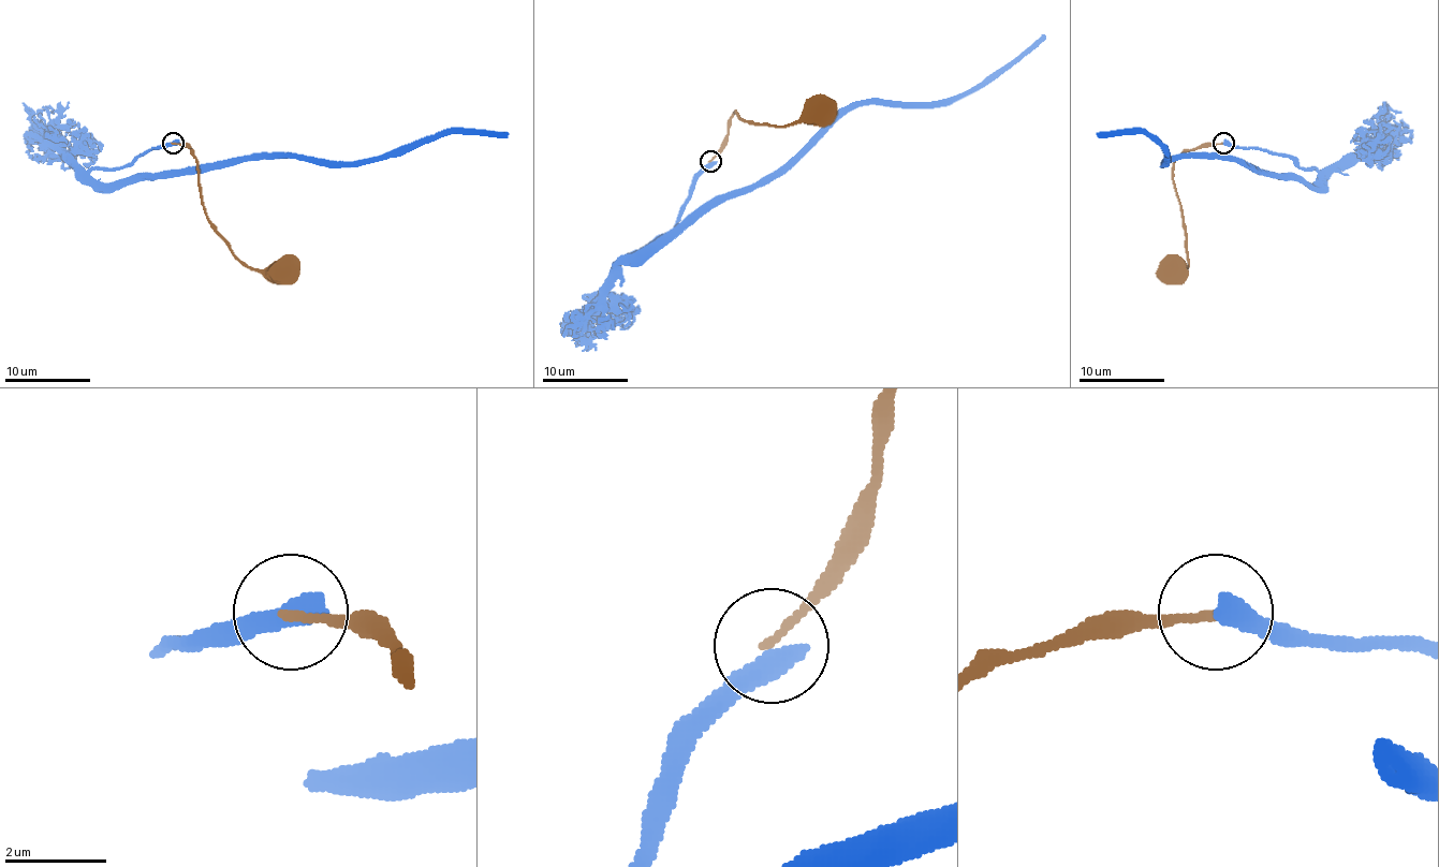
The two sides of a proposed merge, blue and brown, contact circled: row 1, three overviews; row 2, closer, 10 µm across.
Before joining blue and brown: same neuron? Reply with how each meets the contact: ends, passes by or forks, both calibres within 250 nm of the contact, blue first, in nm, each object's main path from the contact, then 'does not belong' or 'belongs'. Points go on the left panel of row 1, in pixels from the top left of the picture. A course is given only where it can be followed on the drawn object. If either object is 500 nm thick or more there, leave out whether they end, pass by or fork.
550/150 nm | blue via (173, 143), (88, 175), (106, 184), (130, 184), (244, 160), (299, 156), (368, 162), (455, 132), (509, 134) | brown via (173, 143), (190, 149), (199, 164), (199, 188), (214, 232), (248, 266), (280, 270) | does not belong

